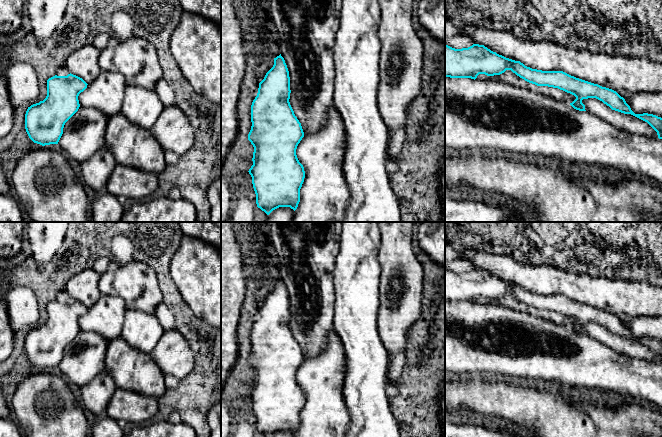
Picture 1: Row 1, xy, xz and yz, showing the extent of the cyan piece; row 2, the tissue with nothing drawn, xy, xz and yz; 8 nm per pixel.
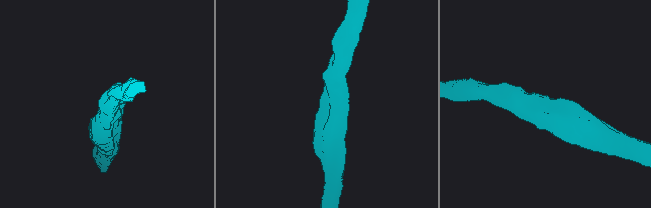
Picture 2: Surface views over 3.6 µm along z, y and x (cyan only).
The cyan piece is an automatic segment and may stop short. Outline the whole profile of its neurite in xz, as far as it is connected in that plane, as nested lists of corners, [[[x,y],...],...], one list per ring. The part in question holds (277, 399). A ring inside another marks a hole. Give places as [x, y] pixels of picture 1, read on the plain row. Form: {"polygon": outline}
{"polygon": [[[274,282],[273,291],[259,307],[258,317],[251,329],[251,354],[248,364],[254,371],[253,389],[249,393],[256,418],[256,428],[265,437],[279,431],[290,431],[294,435],[300,426],[300,413],[305,395],[299,386],[296,373],[304,356],[301,347],[290,329],[290,301],[284,282]]]}

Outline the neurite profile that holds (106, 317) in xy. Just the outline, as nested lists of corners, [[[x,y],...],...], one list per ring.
[[[101,295],[78,320],[80,330],[95,332],[110,341],[121,337],[127,308],[121,297]]]

